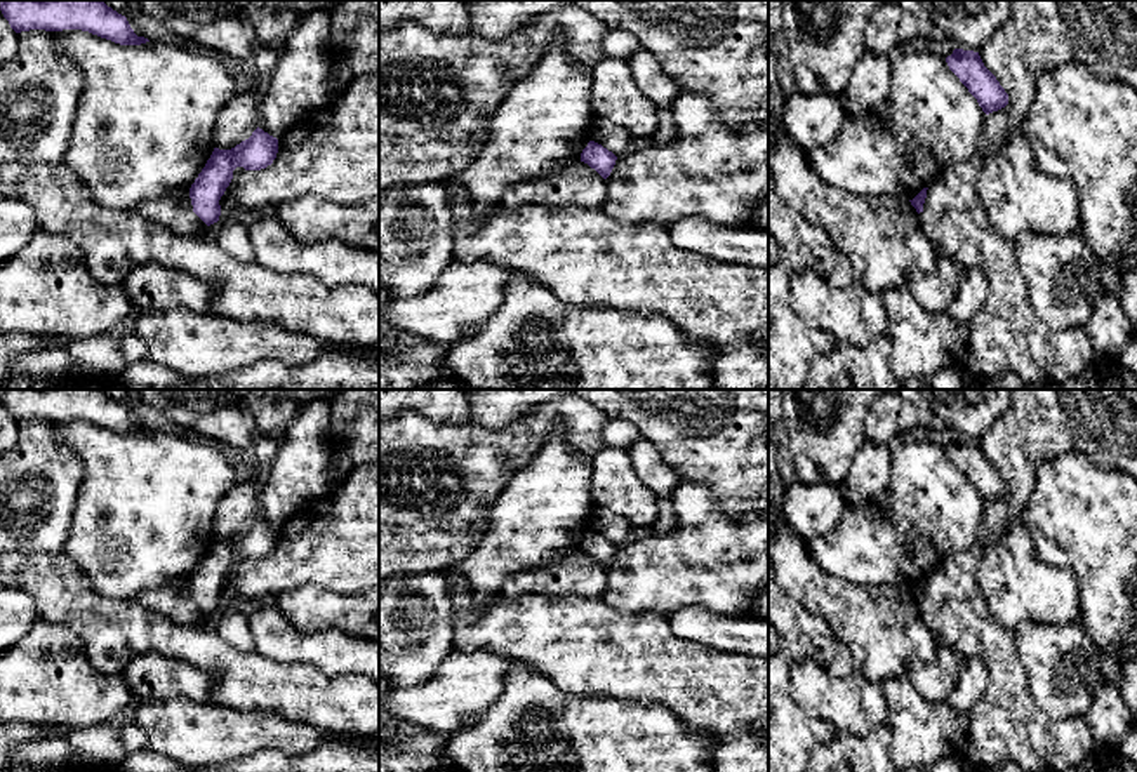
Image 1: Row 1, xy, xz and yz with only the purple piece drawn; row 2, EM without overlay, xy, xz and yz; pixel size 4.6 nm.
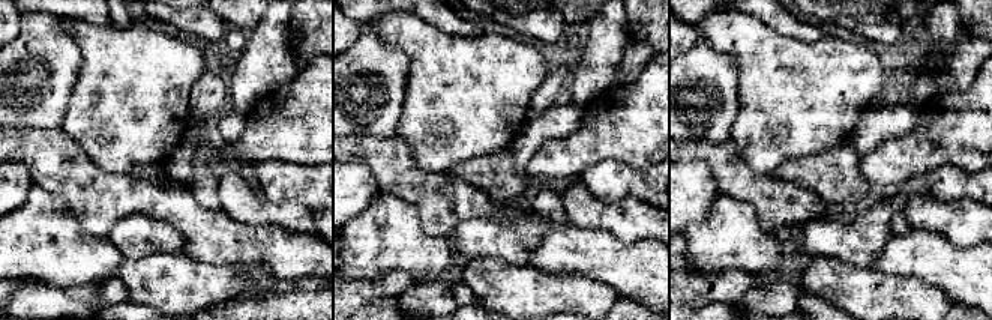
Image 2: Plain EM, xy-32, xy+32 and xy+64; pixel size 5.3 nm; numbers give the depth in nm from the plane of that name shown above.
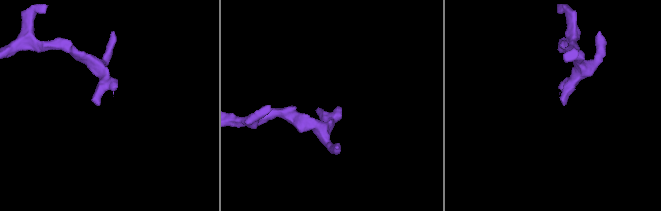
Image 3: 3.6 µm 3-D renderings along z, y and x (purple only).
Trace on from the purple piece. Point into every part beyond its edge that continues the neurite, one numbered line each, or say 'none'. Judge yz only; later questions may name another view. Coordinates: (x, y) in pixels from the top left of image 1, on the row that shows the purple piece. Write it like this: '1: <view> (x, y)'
none

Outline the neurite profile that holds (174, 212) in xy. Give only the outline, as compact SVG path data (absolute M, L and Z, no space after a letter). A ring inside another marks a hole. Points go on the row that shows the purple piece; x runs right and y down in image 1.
M190 191L144 200L134 210L179 236L193 236L207 230L207 224L193 212Z

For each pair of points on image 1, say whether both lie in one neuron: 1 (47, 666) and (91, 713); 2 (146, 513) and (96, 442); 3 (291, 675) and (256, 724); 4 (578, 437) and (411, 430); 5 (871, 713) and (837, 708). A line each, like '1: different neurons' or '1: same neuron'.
1: same neuron
2: same neuron
3: different neurons
4: same neuron
5: same neuron

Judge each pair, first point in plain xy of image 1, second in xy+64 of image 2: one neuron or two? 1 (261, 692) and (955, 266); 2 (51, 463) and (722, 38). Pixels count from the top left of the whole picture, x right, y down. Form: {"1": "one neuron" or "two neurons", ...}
{"1": "one neuron", "2": "two neurons"}

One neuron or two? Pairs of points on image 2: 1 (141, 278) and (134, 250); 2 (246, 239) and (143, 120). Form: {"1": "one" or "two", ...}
{"1": "two", "2": "two"}

